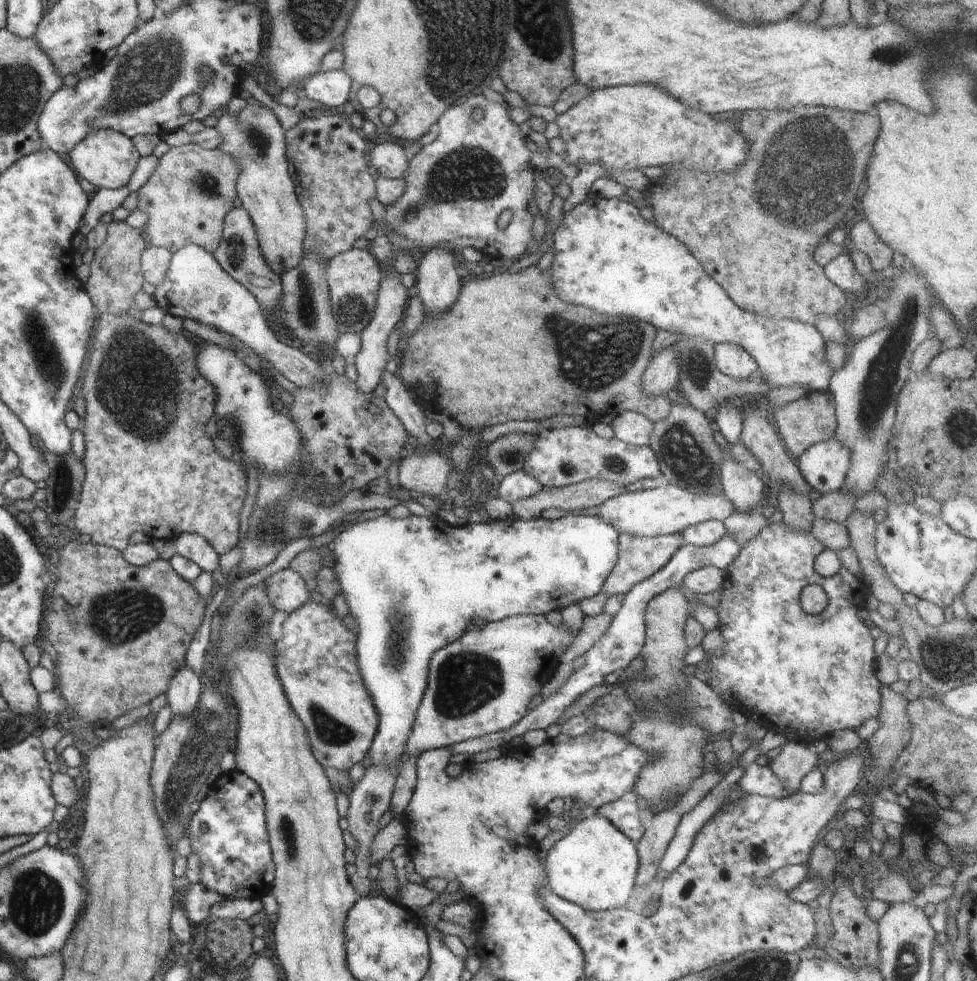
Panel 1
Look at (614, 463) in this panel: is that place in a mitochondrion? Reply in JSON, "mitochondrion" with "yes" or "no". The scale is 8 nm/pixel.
{"mitochondrion":"yes"}

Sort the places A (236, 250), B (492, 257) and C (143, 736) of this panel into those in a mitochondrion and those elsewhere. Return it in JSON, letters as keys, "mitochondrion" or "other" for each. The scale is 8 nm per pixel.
{"A":"mitochondrion","B":"other","C":"other"}

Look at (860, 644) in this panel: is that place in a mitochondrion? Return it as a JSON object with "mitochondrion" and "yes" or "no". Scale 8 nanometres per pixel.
{"mitochondrion":"no"}

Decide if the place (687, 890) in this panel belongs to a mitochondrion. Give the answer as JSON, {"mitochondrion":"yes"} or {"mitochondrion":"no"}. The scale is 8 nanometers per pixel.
{"mitochondrion":"no"}

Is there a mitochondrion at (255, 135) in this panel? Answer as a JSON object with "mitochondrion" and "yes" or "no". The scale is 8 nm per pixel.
{"mitochondrion":"yes"}

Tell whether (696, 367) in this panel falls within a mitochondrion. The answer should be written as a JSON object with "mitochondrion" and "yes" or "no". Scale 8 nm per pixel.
{"mitochondrion":"yes"}

